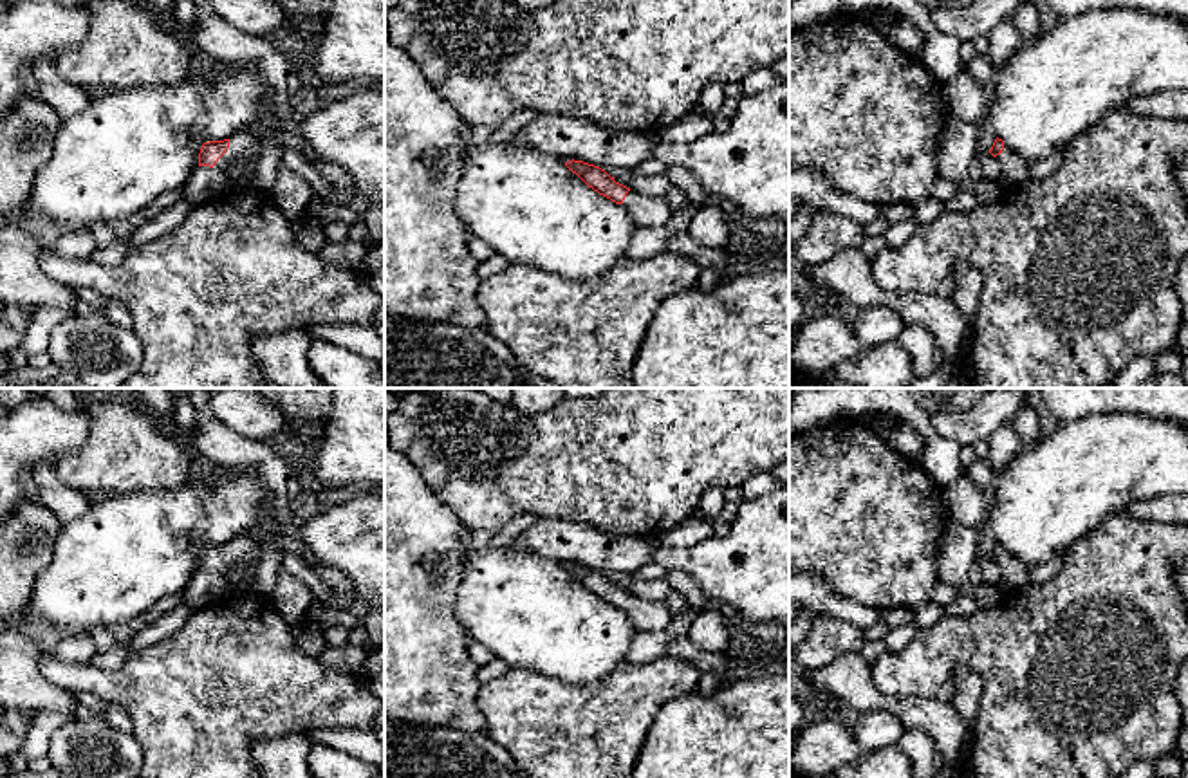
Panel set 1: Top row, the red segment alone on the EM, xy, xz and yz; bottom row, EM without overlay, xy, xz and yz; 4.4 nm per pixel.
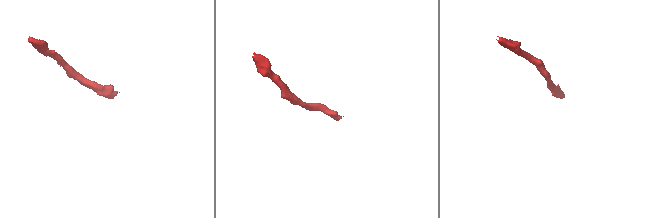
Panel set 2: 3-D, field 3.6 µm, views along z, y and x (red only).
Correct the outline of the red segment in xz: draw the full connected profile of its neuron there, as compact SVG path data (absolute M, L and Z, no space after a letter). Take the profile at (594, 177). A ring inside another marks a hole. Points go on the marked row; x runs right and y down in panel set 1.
M574 159L565 162L565 166L589 188L612 202L621 204L637 227L663 227L673 215L664 197L632 191L630 188L616 182L614 177L599 166Z

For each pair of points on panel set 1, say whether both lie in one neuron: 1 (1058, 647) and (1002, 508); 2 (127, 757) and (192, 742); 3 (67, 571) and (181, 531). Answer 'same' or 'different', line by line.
1: different
2: different
3: same

